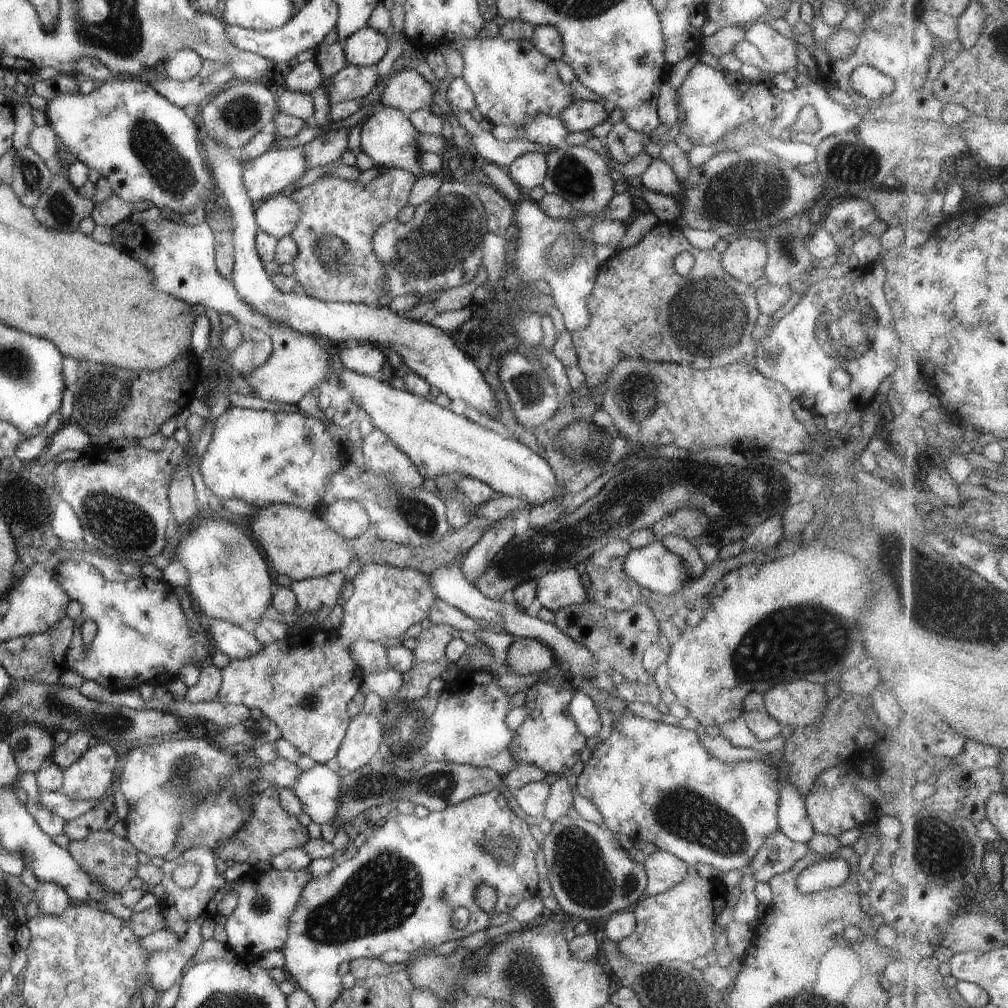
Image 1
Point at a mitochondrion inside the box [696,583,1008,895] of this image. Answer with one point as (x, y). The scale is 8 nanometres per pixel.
(784, 643)

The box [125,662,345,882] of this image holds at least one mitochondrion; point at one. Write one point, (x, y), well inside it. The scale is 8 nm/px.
(185, 768)

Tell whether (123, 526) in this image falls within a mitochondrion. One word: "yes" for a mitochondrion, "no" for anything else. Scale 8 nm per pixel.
yes

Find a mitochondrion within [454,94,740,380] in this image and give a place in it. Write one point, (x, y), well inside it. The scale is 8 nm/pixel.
(570, 175)

